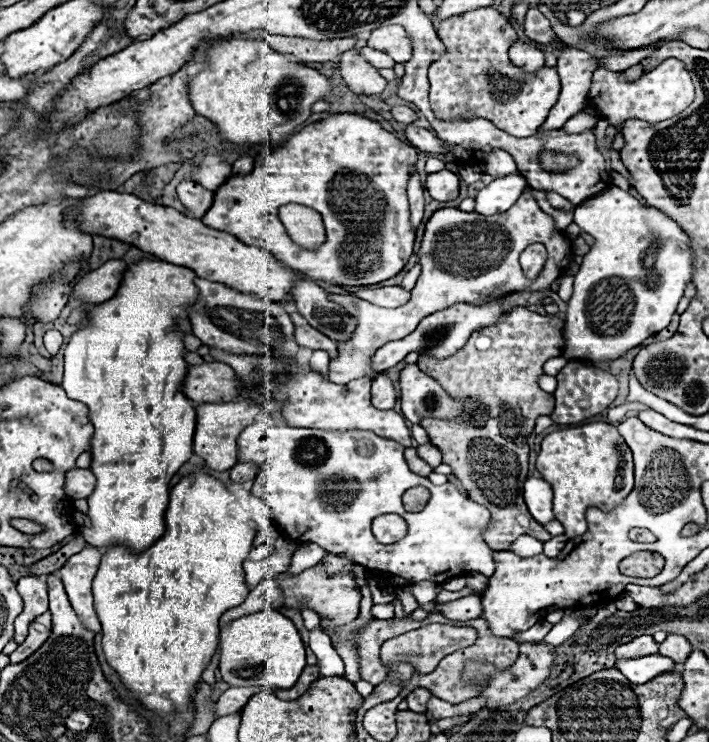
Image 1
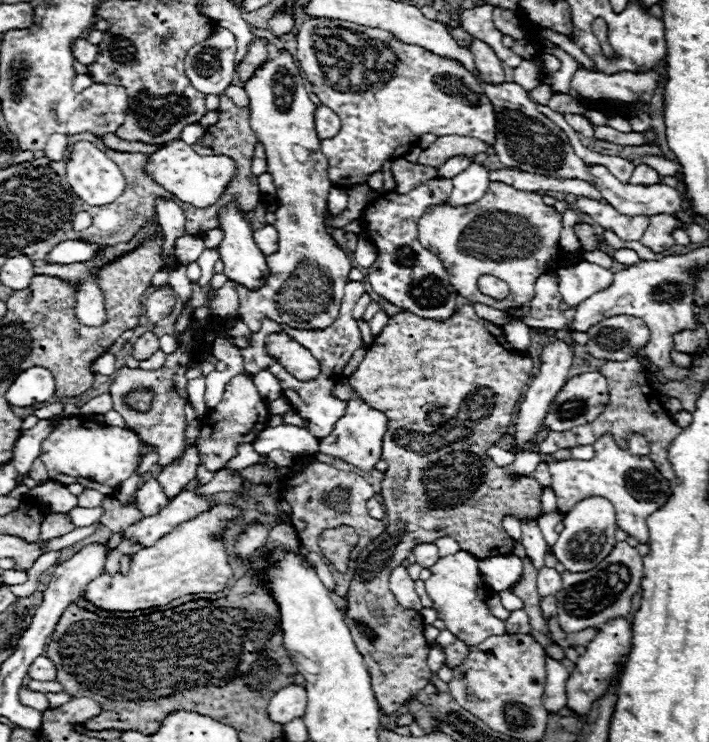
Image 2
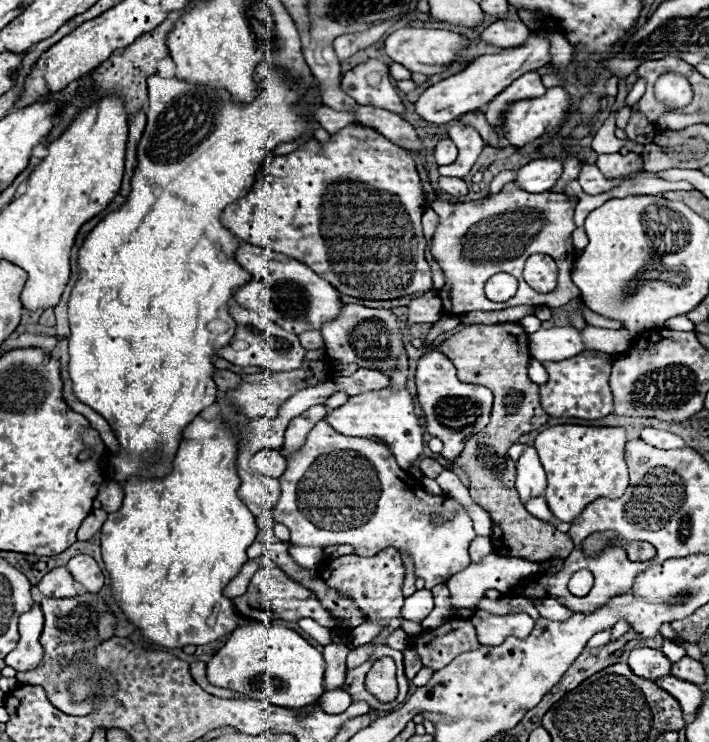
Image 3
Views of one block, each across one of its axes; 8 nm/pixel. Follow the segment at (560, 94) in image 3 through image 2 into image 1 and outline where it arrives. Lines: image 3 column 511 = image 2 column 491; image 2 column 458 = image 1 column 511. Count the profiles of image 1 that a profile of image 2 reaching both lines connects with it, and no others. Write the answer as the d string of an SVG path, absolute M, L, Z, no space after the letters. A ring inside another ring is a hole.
M478 8L478 10L470 10L464 14L450 16L450 18L440 22L438 38L444 42L446 54L444 54L444 58L436 60L436 64L432 64L428 70L430 100L432 100L432 108L438 116L448 118L448 120L454 120L460 116L462 118L466 118L466 116L486 118L496 128L500 128L500 130L504 130L516 138L534 136L538 132L538 128L546 122L550 108L558 100L560 78L558 78L556 68L544 66L536 74L526 74L526 72L522 72L522 68L516 68L510 64L506 46L510 46L518 36L516 36L514 28L510 26L510 22L502 14L498 14L492 8ZM502 94L518 94L518 96L510 96L510 98L506 98L506 102L502 102L500 98L496 98Z

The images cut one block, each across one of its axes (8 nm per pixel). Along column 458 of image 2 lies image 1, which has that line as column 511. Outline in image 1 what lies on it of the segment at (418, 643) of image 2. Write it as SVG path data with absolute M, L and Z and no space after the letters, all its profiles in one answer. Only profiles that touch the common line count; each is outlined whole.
M514 306L508 314L504 314L496 324L486 326L482 330L472 332L464 348L460 348L450 358L432 358L420 356L418 366L422 372L434 376L454 398L478 398L480 404L474 408L462 424L452 424L446 420L422 420L430 442L444 454L444 464L452 466L452 472L458 476L462 486L468 490L468 496L478 500L478 504L486 506L492 514L490 524L482 532L486 544L492 550L508 550L510 544L518 536L532 536L540 542L548 542L552 536L538 524L522 498L522 484L528 474L528 444L526 438L532 434L536 426L536 418L550 416L554 410L554 396L538 388L538 376L542 374L542 364L548 358L560 356L564 348L564 320L556 316L540 316L530 312L526 306Z

